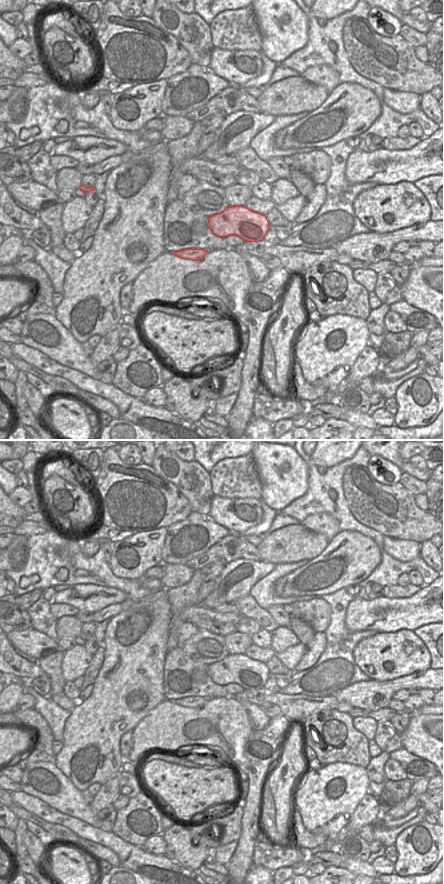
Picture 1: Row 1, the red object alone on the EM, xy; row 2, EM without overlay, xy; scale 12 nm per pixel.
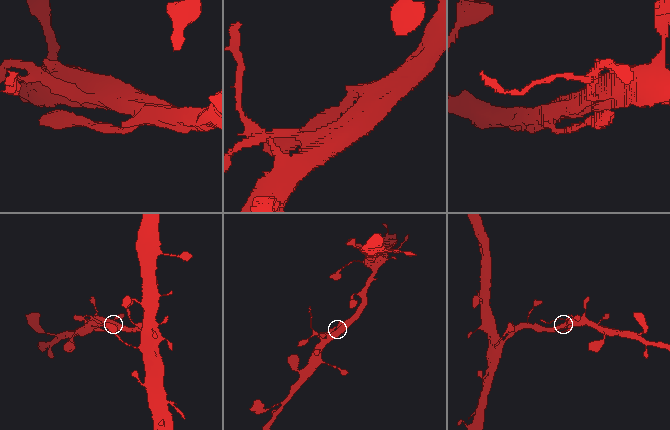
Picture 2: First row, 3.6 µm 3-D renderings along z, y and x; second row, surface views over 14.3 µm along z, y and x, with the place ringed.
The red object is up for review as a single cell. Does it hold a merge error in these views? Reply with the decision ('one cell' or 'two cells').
one cell

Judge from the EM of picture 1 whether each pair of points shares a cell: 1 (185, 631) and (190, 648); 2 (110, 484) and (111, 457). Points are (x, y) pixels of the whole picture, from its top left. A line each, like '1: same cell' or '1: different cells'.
1: different cells
2: same cell

